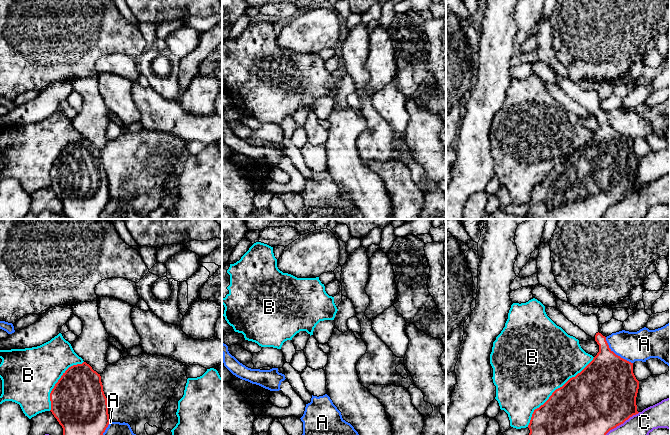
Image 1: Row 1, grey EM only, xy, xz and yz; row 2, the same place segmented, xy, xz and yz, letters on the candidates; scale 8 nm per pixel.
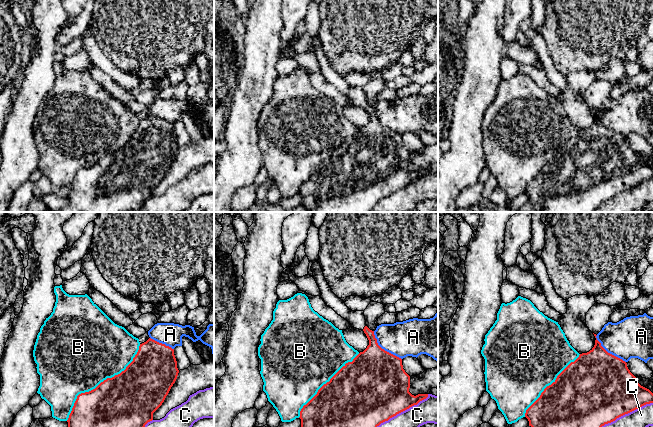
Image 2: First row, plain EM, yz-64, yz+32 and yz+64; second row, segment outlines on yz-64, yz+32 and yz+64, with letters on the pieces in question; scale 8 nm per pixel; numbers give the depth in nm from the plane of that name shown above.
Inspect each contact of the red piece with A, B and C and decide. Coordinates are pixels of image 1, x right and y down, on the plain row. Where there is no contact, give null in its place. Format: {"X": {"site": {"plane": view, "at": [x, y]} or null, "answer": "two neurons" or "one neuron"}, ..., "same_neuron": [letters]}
{"A": {"site": {"plane": "yz", "at": [615, 130]}, "answer": "two neurons"}, "B": {"site": {"plane": "yz", "at": [555, 166]}, "answer": "two neurons"}, "C": {"site": {"plane": "yz", "at": [618, 201]}, "answer": "two neurons"}, "same_neuron": []}

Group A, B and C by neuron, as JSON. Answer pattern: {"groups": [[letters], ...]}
{"groups": [["A"], ["B"], ["C"]]}

